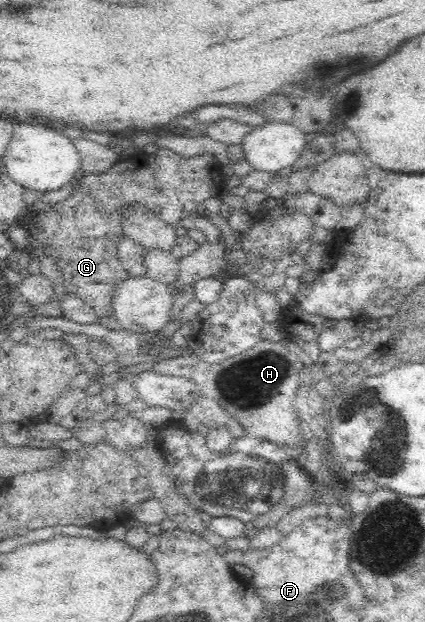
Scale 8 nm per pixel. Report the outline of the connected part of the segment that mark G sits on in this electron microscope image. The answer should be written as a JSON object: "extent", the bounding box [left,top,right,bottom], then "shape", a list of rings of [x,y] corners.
{"extent":[35,148,225,318],"shape":[[[160,148],[152,154],[138,150],[135,155],[130,156],[127,160],[117,161],[104,172],[92,175],[85,173],[79,185],[76,185],[74,194],[57,205],[57,219],[53,223],[48,225],[46,213],[37,213],[37,217],[41,221],[37,221],[35,228],[38,231],[51,231],[51,235],[39,235],[37,239],[41,243],[53,247],[55,265],[63,265],[57,269],[63,273],[65,289],[69,293],[73,293],[75,297],[79,297],[85,305],[92,307],[99,318],[111,317],[114,315],[112,308],[113,290],[123,281],[130,279],[116,254],[117,247],[124,237],[119,211],[129,203],[138,203],[155,214],[157,218],[161,218],[161,221],[169,227],[175,227],[179,224],[180,219],[201,214],[203,207],[206,206],[203,201],[207,203],[209,197],[218,197],[222,192],[225,179],[218,159],[209,152],[183,158],[167,148]]]}

